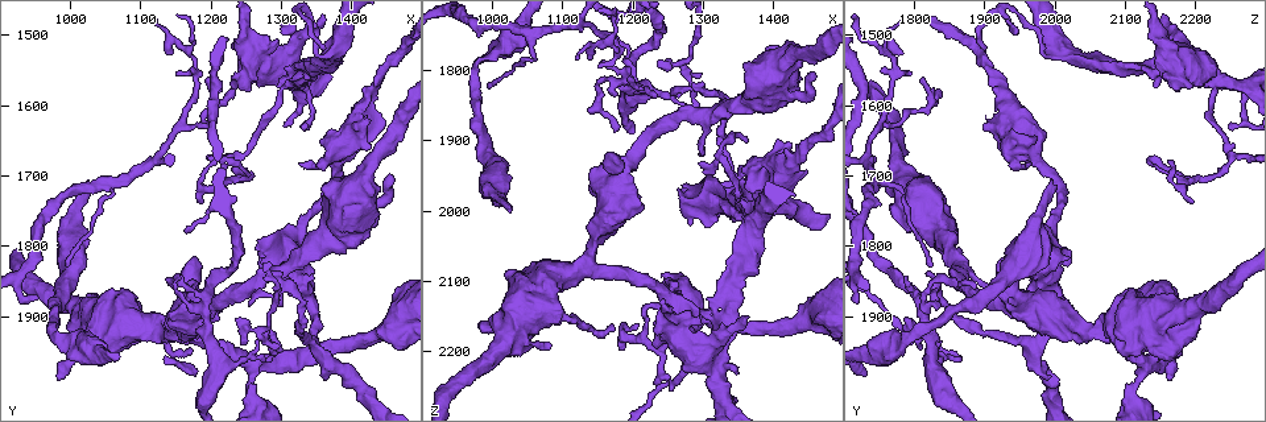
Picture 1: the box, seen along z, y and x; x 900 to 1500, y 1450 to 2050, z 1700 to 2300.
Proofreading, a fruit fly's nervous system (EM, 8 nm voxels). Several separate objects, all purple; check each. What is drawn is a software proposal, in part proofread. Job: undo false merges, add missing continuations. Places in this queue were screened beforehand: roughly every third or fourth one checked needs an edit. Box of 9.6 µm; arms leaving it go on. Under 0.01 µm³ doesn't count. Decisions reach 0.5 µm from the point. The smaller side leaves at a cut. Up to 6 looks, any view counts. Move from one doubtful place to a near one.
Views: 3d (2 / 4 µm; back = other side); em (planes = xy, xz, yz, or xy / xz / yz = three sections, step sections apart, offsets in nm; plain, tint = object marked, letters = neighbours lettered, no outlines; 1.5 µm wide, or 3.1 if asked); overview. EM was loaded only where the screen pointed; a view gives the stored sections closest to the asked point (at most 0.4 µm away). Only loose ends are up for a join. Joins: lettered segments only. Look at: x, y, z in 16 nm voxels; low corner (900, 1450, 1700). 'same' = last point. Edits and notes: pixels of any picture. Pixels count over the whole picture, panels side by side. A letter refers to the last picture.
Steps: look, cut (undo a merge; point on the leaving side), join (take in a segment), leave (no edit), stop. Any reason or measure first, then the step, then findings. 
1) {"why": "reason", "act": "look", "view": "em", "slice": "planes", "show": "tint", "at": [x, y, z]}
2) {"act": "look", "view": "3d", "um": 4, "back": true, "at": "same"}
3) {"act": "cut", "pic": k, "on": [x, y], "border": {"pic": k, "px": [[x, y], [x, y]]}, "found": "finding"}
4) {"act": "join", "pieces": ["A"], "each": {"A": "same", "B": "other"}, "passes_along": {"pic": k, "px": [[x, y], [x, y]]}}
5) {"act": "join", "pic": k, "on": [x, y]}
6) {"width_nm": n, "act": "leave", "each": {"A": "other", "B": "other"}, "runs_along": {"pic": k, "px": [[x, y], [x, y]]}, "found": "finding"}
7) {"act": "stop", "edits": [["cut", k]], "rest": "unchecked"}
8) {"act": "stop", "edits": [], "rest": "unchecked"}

{"why": "three arms meet", "act": "look", "view": "em", "slice": "planes", "show": "letters", "at": [1215, 1970, 1820]}

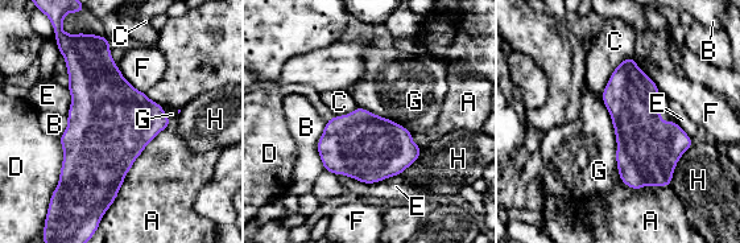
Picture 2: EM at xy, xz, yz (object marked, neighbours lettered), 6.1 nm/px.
{"act": "leave", "each": {"A": "other", "B": "other", "C": "other", "D": "other", "E": "other", "F": "other", "G": "other", "H": "other"}, "border": {"pic": 2, "px": [[600, 97], [614, 128], [619, 173]]}, "found": "continuous, no second neuron"}

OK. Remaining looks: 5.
{"why": "tapers out", "act": "look", "view": "em", "slice": "planes", "show": "plain", "at": [1230, 1580, 1835]}

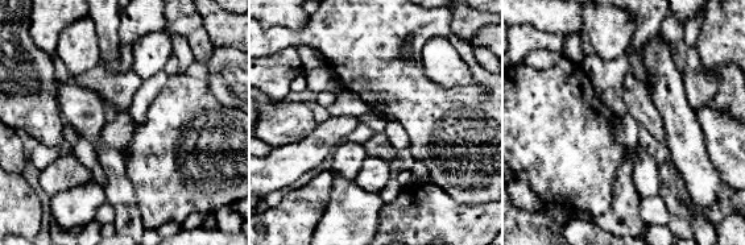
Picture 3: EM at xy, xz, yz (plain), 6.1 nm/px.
{"why": "with the object marked", "act": "look", "view": "em", "slice": "planes", "show": "tint", "at": "same"}

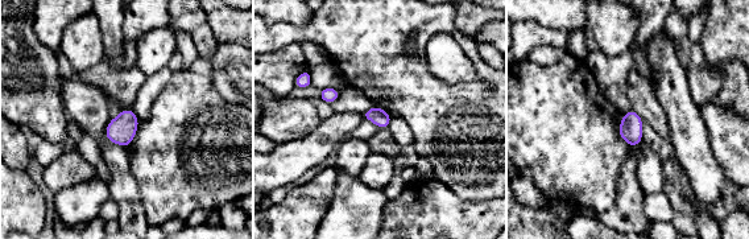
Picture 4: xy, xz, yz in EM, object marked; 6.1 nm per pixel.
{"act": "look", "view": "em", "slice": "planes", "show": "letters", "at": "same"}

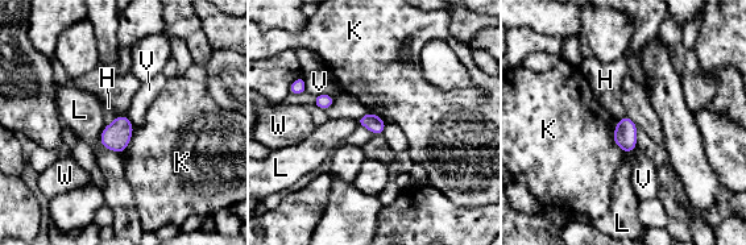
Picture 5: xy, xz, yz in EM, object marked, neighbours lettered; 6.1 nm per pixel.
{"width_nm": 100, "act": "leave", "each": {"H": "other", "K": "other", "L": "other", "V": "other", "W": "other"}, "border": {"pic": 5, "px": [[625, 115], [617, 121]]}, "found": "none of them fits"}

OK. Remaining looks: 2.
{"why": "thin arm on a thick one", "act": "look", "view": "em", "slice": "xy", "step": 8, "show": "tint", "at": [1370, 1530, 2020]}

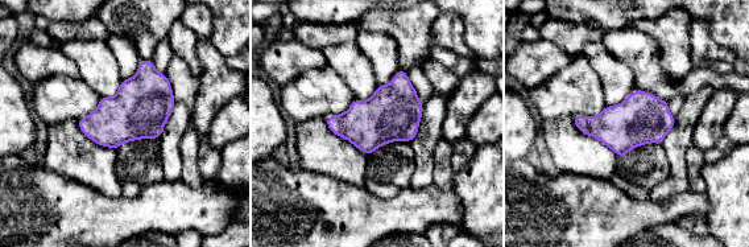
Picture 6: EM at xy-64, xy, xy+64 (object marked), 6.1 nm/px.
{"act": "look", "view": "em", "slice": "xy", "step": 8, "show": "letters", "at": "same"}

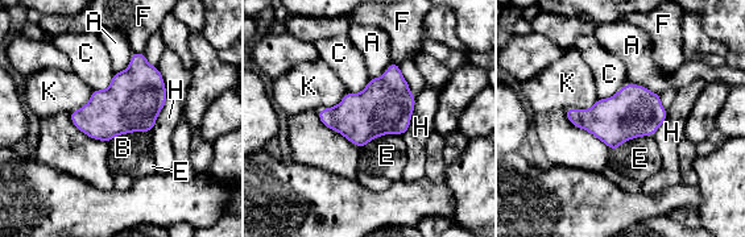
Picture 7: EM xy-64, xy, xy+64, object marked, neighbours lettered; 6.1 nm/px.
{"width_nm": 320, "act": "leave", "each": {"A": "other", "B": "other", "C": "other", "E": "other", "F": "other", "H": "other", "K": "other"}, "border": {"pic": 7, "px": [[129, 132], [116, 134], [108, 141]]}, "found": "one neuron here"}

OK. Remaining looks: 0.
{"act": "stop", "edits": [], "rest": "unchecked"}

